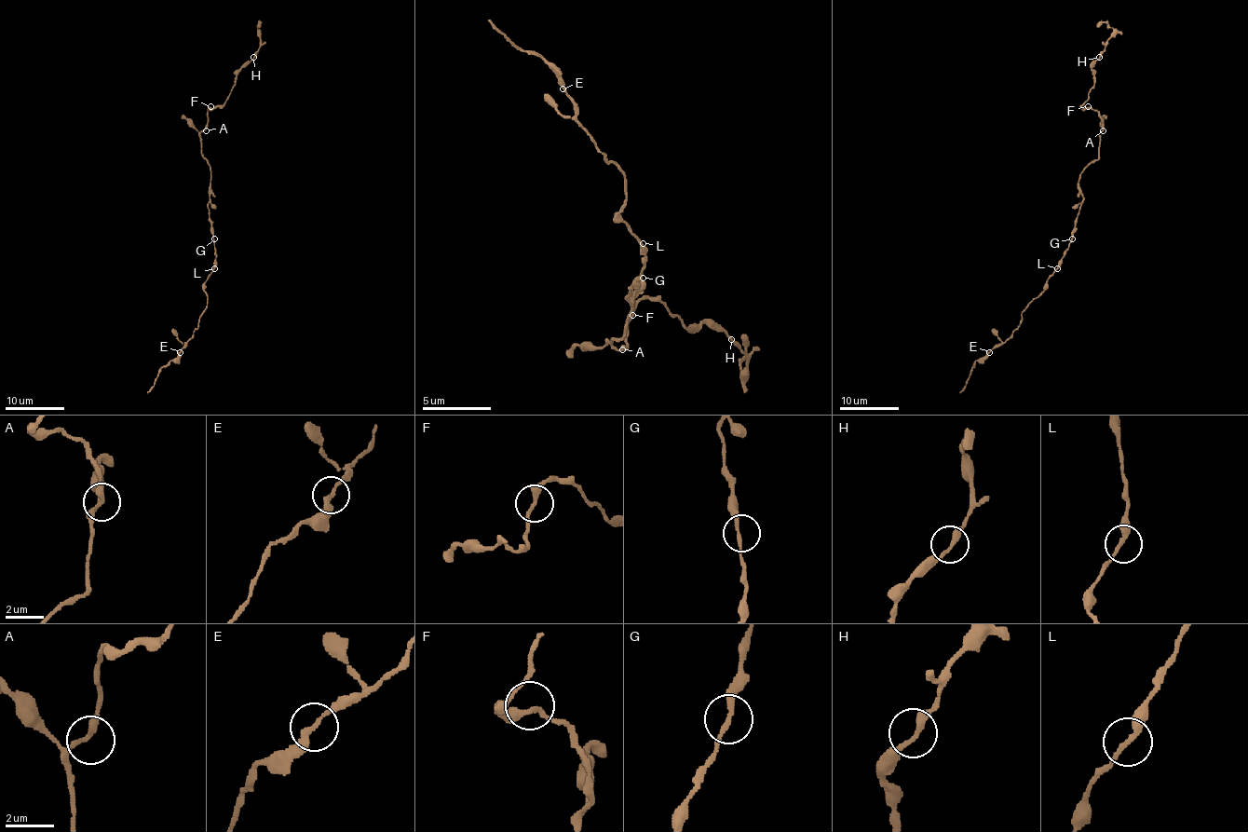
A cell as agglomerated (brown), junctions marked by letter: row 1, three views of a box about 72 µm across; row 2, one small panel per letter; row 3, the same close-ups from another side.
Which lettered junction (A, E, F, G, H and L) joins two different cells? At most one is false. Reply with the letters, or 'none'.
none

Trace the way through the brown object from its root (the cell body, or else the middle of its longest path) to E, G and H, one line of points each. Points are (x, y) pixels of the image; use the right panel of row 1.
E: (1080, 205), (1073, 238), (1060, 267), (1021, 313), (1021, 322), (1013, 333), (990, 352)
G: (1080, 205), (1072, 238)
H: (1080, 205), (1079, 175), (1099, 156), (1103, 129), (1095, 111), (1080, 106), (1094, 86), (1092, 64), (1099, 57)

